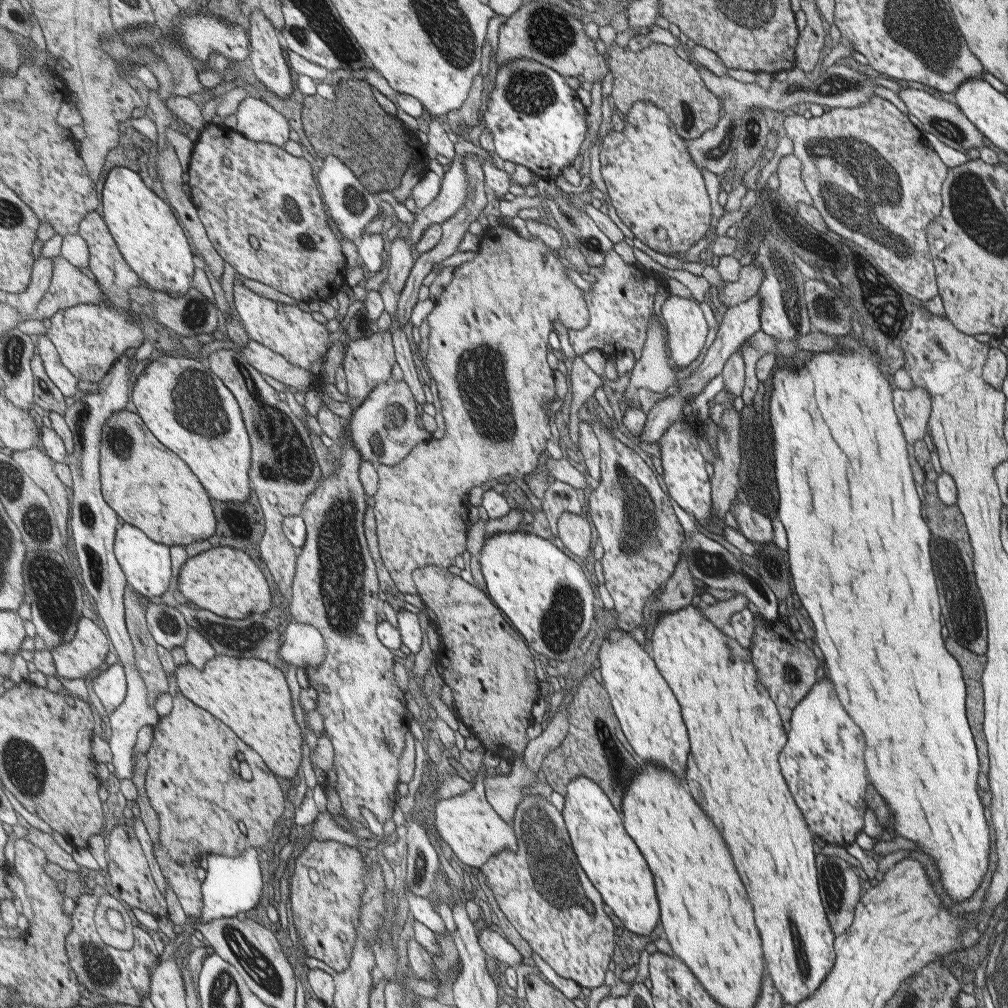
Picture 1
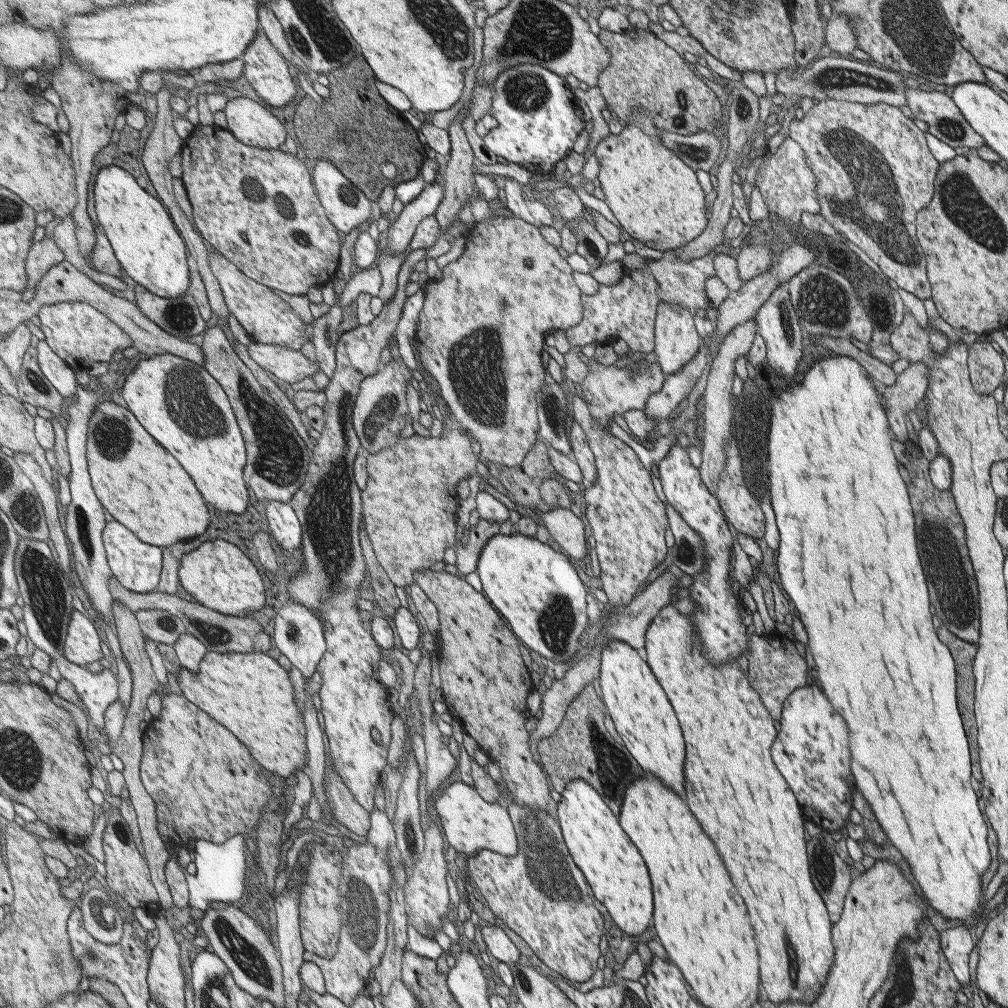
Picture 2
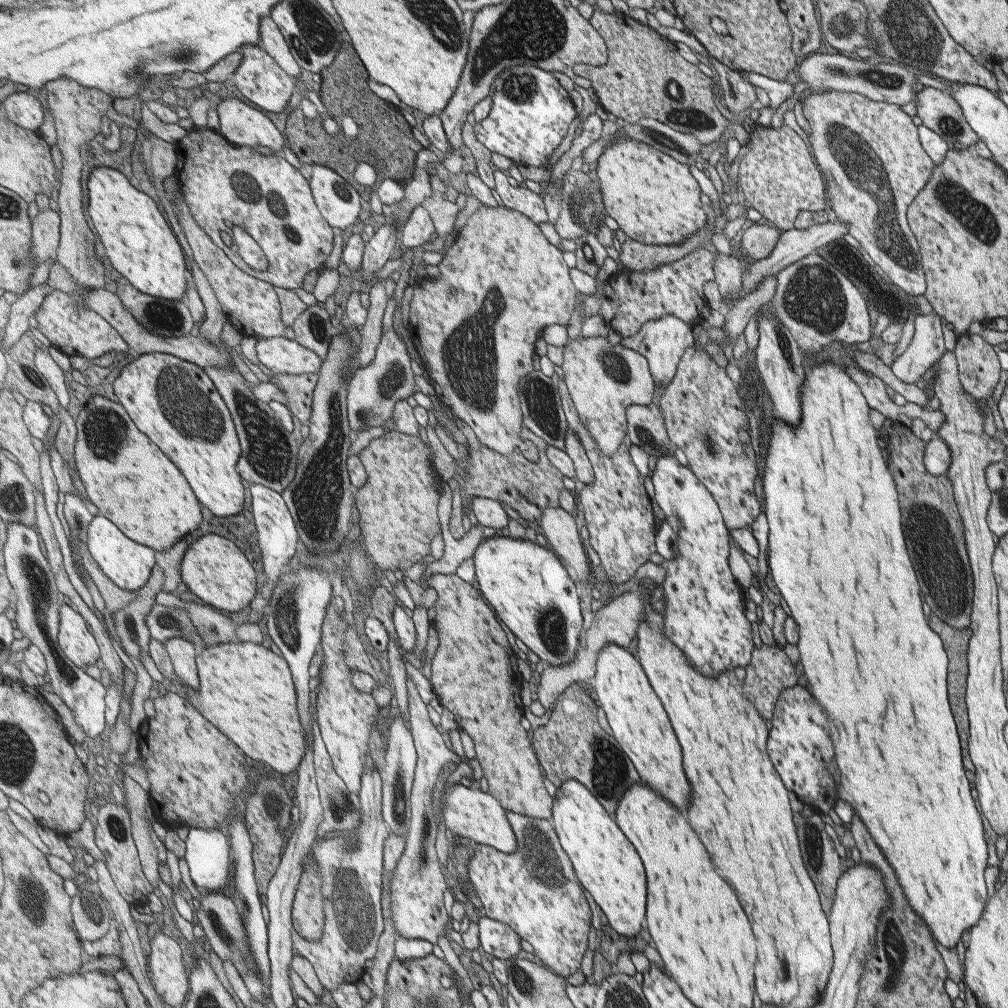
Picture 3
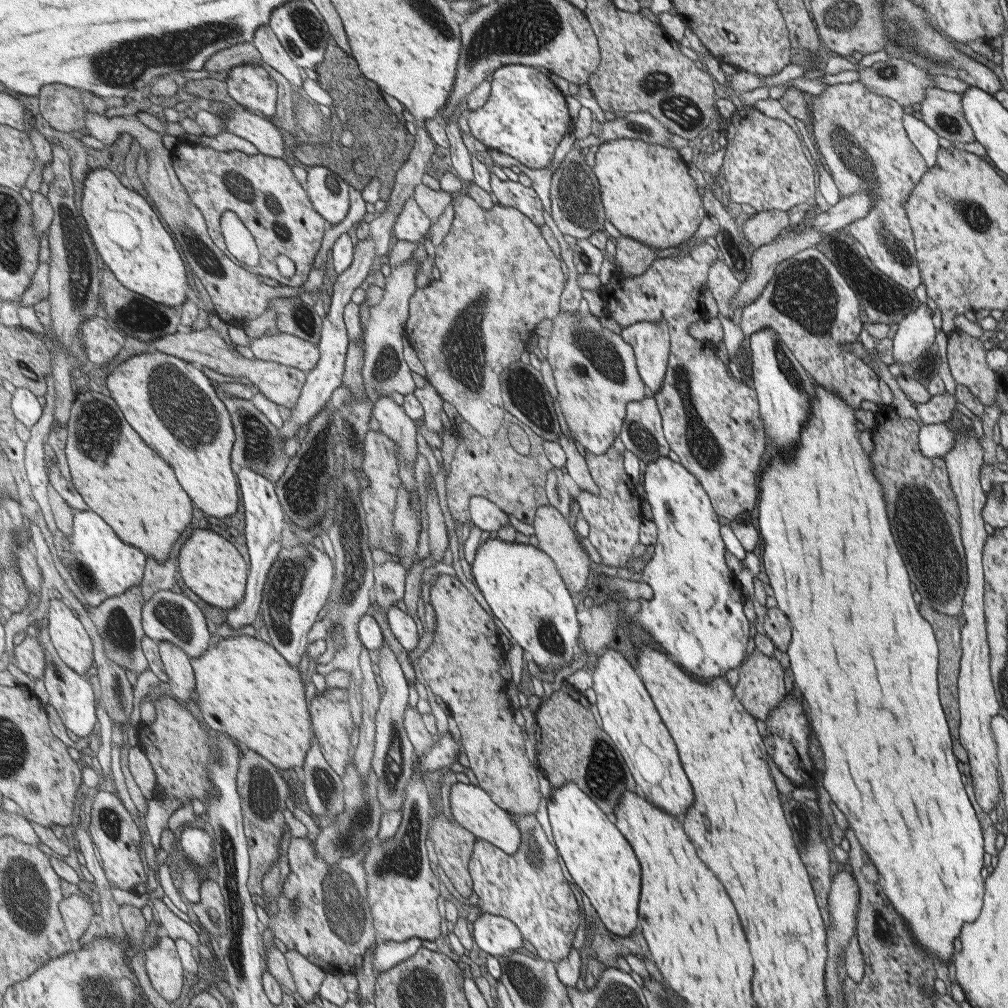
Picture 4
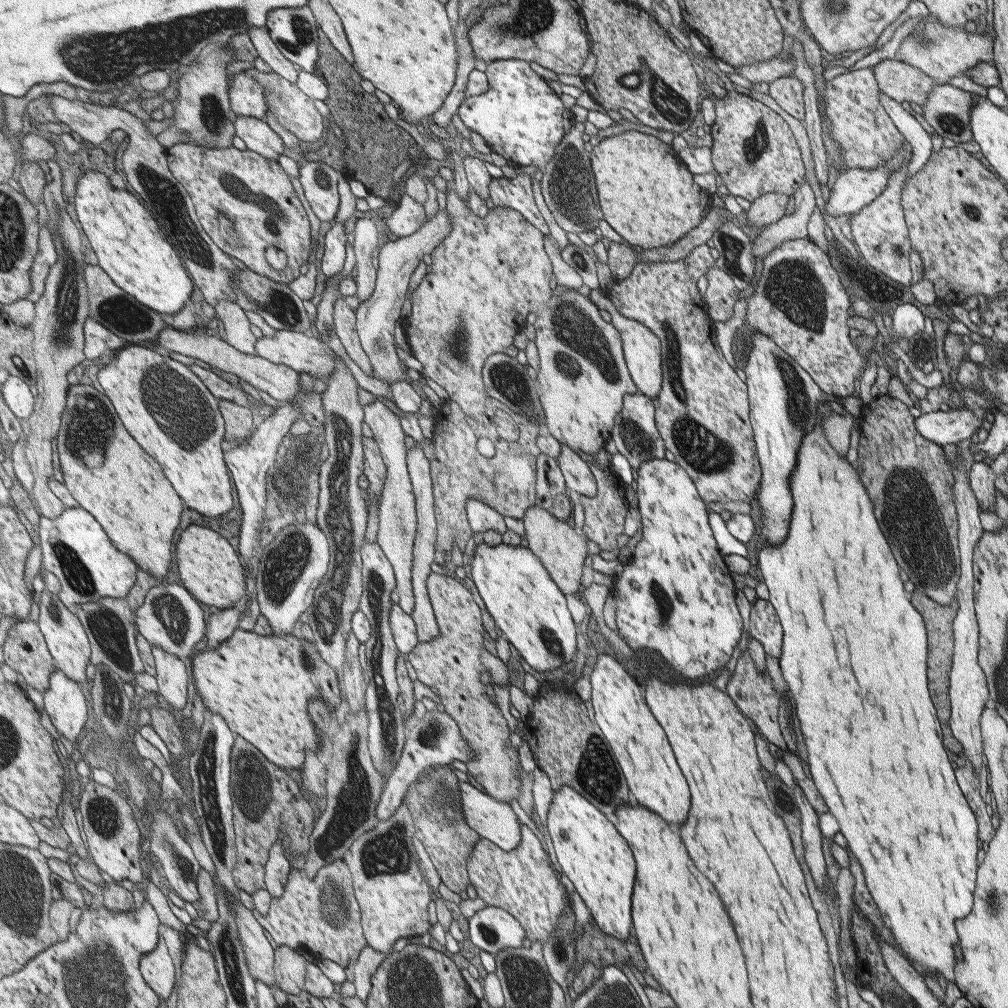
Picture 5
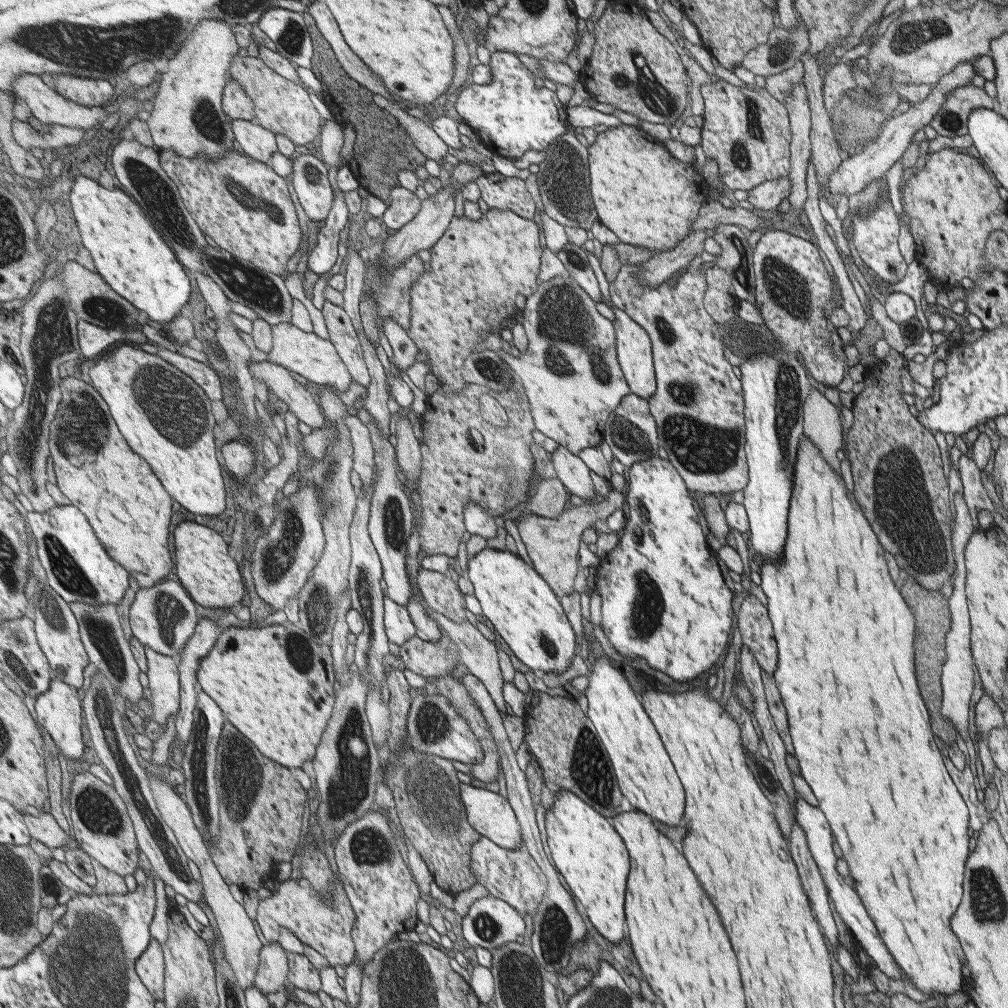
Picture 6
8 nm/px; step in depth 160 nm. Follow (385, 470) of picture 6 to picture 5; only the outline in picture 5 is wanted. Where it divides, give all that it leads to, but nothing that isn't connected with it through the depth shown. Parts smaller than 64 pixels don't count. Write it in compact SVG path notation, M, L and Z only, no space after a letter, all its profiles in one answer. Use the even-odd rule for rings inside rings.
M379 400L364 406L365 423L369 424L374 433L374 439L380 444L381 456L387 466L388 477L385 490L379 503L379 528L377 542L385 551L391 564L394 566L397 577L396 594L399 596L399 604L412 615L415 610L416 596L414 595L413 565L414 544L417 539L418 510L416 507L416 494L412 478L407 468L407 434L399 422L399 416L387 408Z

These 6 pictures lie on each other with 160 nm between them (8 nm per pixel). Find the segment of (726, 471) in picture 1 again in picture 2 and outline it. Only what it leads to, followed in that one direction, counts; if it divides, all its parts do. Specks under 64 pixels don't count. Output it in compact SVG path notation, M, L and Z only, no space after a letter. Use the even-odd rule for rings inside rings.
M753 318L746 320L743 324L734 326L729 331L729 334L721 341L714 355L707 374L705 390L700 396L704 401L703 447L701 449L701 464L697 470L707 490L713 495L716 493L717 481L721 471L723 471L723 465L725 465L724 446L726 446L726 440L729 439L729 431L731 431L731 424L733 424L732 408L731 404L729 404L729 395L732 394L731 382L733 382L733 375L735 374L733 364L735 364L737 356L744 356L749 352L755 334L756 326Z

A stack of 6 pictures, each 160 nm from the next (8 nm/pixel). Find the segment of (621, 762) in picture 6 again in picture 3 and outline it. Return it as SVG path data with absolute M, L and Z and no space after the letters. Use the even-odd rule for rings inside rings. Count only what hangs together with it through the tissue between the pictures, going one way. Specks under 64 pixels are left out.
M613 643L603 645L592 663L596 670L591 679L591 690L597 695L597 706L607 716L613 738L619 742L623 754L633 762L639 778L651 786L651 790L659 790L663 798L671 798L671 802L675 802L675 806L685 814L691 790L681 770L681 750L659 698L641 670L642 666L629 652Z

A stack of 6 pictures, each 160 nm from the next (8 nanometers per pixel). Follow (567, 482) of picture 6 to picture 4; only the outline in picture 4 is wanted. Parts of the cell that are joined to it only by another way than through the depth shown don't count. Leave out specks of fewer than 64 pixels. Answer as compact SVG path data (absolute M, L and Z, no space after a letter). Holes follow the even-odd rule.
M562 435L559 442L562 444L565 456L564 472L569 474L582 492L597 494L597 485L590 477L584 457L579 454L573 441Z

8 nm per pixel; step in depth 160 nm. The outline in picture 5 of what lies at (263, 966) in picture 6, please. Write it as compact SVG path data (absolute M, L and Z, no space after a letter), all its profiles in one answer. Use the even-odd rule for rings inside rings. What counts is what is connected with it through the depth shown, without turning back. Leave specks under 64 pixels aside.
M281 945L275 950L276 986L289 994L301 994L305 990L309 960L289 946Z

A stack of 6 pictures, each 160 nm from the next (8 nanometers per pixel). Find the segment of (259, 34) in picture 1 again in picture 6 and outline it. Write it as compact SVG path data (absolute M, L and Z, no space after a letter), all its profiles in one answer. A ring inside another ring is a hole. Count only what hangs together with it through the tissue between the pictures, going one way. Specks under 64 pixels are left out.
M233 78L224 90L223 108L233 120L253 121L256 118L255 101L247 94L243 85Z

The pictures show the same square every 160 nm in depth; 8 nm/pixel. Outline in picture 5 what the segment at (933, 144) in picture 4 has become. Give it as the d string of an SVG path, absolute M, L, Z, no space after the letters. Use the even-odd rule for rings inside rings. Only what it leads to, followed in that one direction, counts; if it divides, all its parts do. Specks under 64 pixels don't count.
M881 91L880 102L883 104L884 109L887 110L887 114L890 115L894 125L901 132L902 137L910 146L910 159L907 162L908 176L910 177L923 168L923 165L933 152L931 150L931 139L929 139L930 134L927 134L921 125L917 123L917 120L909 115L898 102L882 94Z

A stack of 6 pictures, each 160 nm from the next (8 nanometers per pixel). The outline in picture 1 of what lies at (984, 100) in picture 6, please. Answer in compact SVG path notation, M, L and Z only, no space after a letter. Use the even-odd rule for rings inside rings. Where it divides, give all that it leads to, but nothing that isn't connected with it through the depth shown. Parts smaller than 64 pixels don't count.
M905 88L896 93L901 102L904 102L907 112L920 125L925 134L936 138L939 142L953 148L953 150L979 149L982 146L983 135L965 118L965 115L953 104L944 99L934 98L931 94L912 88Z

